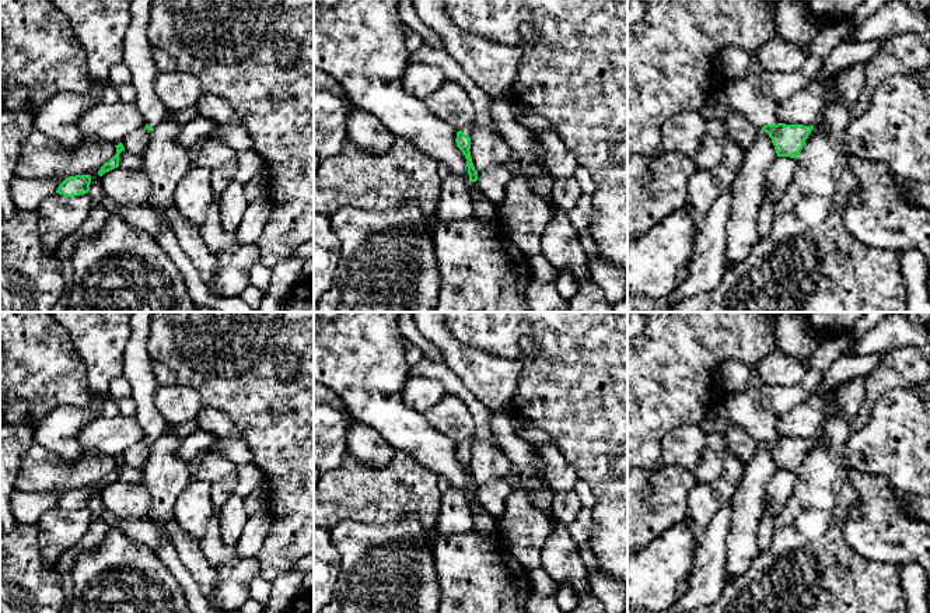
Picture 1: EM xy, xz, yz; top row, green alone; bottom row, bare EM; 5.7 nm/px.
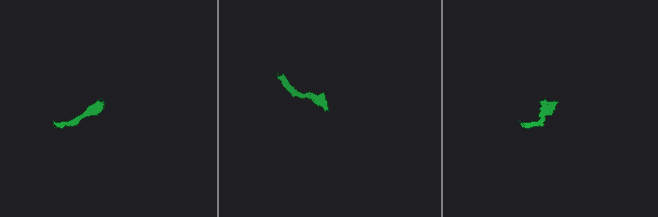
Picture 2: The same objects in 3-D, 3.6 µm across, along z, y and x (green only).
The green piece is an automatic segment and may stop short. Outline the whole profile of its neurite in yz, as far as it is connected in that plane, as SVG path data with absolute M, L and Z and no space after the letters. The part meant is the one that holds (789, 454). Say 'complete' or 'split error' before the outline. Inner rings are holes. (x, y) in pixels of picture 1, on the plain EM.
split error; M756 364L749 368L749 383L744 390L726 393L724 404L731 424L742 427L756 441L762 441L775 459L777 470L797 472L805 453L818 445L815 439L786 438L776 431L776 416L761 404L763 382Z

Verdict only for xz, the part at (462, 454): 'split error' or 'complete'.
split error

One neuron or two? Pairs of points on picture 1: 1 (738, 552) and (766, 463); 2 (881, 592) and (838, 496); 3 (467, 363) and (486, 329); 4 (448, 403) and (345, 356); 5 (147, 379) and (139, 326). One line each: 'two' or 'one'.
1: one
2: one
3: two
4: two
5: one

